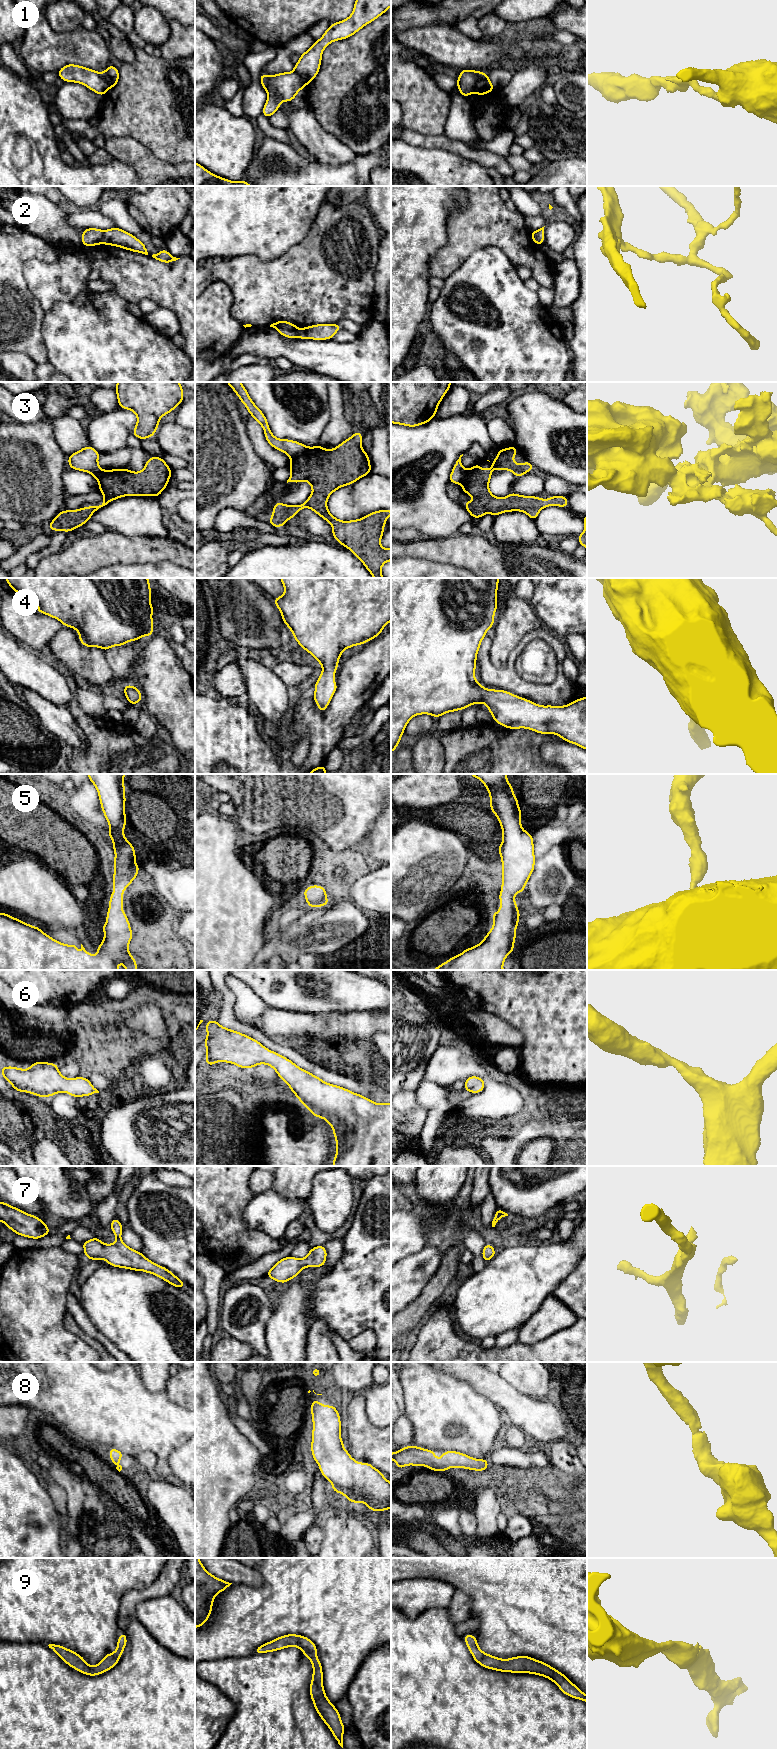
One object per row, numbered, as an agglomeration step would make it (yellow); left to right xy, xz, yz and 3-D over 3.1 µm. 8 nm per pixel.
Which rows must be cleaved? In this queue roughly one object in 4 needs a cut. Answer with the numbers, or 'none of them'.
1, 2, 3

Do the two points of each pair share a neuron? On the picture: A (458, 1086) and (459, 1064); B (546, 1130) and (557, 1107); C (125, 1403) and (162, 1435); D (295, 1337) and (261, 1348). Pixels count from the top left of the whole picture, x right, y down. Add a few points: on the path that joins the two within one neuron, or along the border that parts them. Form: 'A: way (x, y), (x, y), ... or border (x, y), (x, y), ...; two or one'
A: border (463, 1079), (458, 1079), (449, 1089); two
B: border (541, 1117), (551, 1121), (574, 1120); two
C: way (134, 1412), (142, 1420), (147, 1420), (153, 1426); one
D: border (266, 1322), (265, 1343), (268, 1351); two

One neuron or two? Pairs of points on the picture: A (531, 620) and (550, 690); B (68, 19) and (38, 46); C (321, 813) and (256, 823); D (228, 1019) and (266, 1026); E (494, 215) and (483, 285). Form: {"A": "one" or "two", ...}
{"A": "two", "B": "two", "C": "one", "D": "two", "E": "two"}

